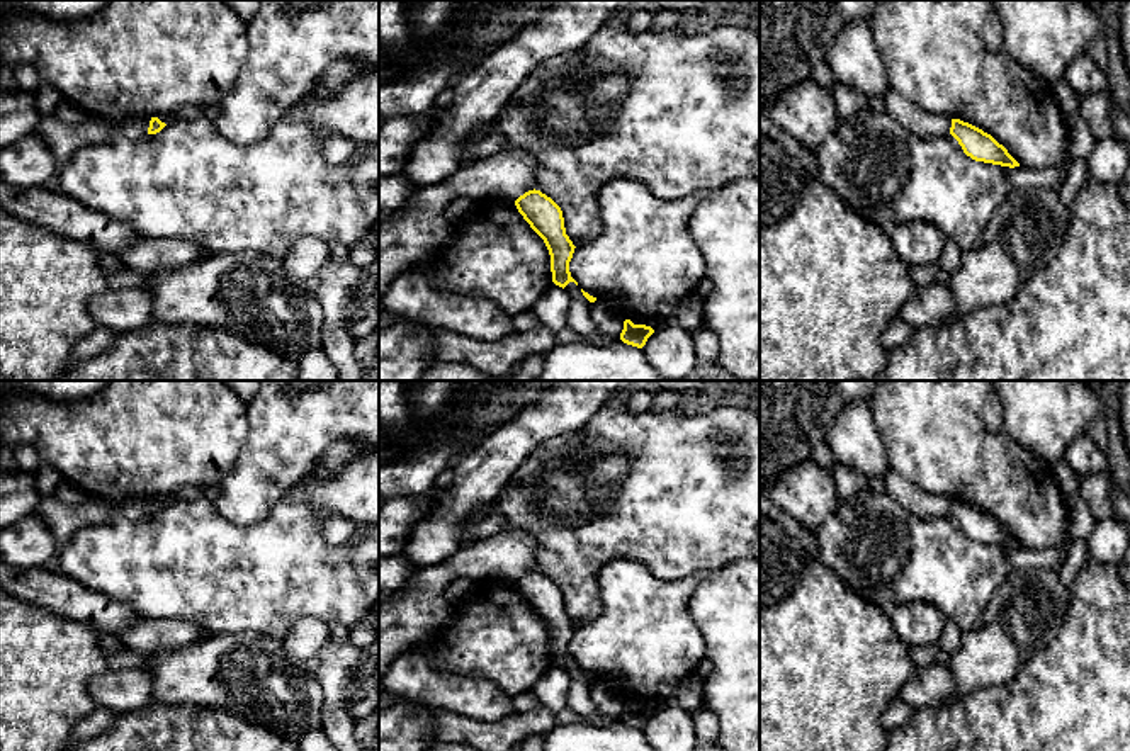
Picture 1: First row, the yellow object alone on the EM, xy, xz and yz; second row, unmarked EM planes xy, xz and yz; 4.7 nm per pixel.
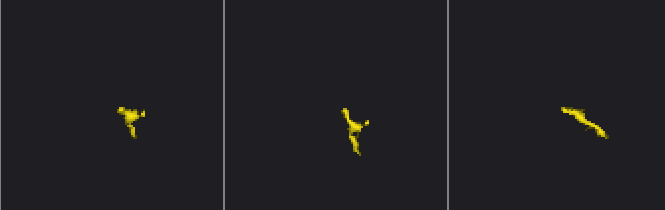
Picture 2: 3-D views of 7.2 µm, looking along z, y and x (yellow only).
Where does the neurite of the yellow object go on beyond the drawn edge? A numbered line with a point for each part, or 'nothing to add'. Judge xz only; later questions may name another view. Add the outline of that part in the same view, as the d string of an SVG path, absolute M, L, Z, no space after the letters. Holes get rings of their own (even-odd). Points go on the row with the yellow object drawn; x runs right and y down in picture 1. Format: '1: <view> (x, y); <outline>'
nothing to add

